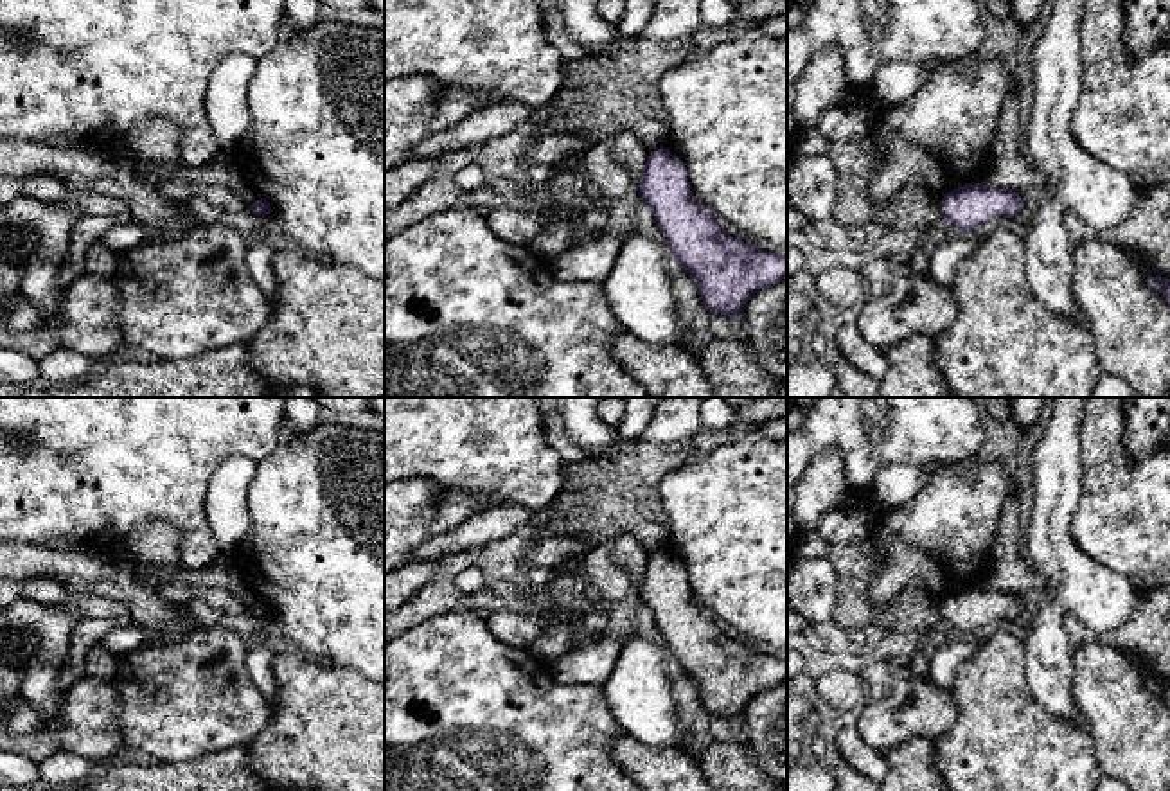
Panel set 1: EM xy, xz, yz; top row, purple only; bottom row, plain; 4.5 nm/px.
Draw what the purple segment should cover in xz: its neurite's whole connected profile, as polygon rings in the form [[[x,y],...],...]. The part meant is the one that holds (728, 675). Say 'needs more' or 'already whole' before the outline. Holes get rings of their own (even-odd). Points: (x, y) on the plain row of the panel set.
already whole | [[[669,550],[649,557],[638,595],[654,613],[669,656],[696,683],[710,717],[739,721],[757,694],[787,680],[787,660],[730,638],[694,604],[687,570]]]

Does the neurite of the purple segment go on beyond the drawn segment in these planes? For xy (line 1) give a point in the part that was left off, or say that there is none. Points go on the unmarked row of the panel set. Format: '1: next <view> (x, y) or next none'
1: next none

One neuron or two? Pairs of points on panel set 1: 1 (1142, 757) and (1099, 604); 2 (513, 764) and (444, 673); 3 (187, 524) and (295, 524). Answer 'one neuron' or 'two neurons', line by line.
1: two neurons
2: one neuron
3: two neurons

